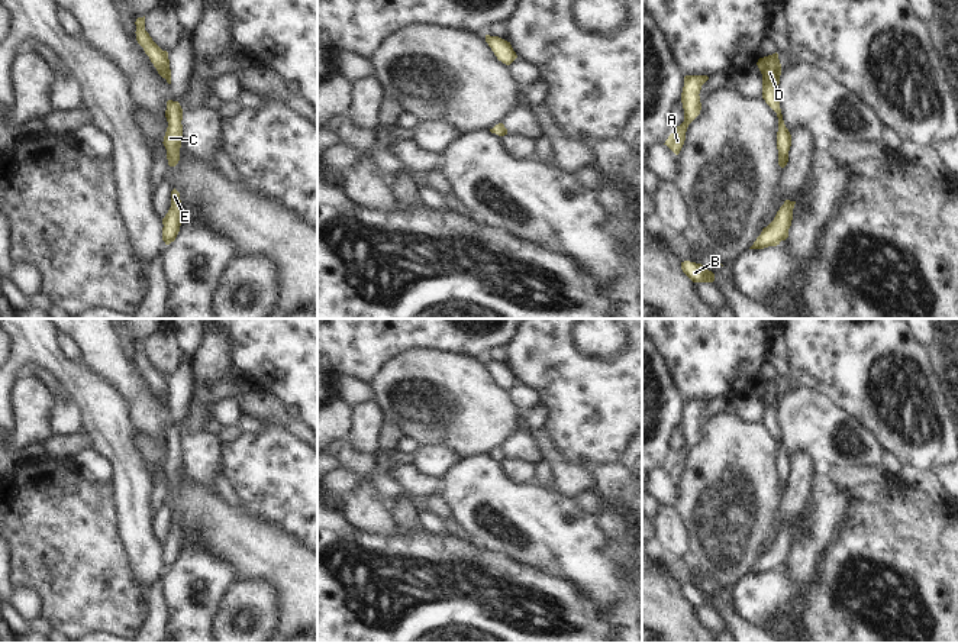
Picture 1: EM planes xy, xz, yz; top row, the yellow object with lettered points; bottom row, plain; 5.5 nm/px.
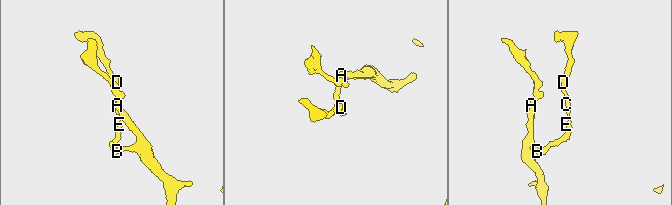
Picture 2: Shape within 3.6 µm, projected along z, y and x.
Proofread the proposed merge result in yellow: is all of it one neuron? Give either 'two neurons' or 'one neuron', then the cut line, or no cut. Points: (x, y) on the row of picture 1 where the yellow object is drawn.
one neuron; cut none

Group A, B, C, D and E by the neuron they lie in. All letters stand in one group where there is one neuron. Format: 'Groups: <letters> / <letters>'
Groups: A B C D E.

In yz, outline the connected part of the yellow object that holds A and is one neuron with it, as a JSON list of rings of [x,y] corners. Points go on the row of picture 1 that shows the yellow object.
[[[686,75],[684,87],[681,93],[681,103],[684,109],[684,122],[674,127],[664,145],[667,145],[675,155],[680,154],[688,125],[700,114],[700,90],[701,85],[709,80],[707,75]]]

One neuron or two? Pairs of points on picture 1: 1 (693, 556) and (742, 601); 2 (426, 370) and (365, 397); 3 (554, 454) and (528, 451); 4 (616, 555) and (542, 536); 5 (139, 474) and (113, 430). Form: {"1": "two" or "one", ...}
{"1": "two", "2": "two", "3": "two", "4": "one", "5": "one"}

